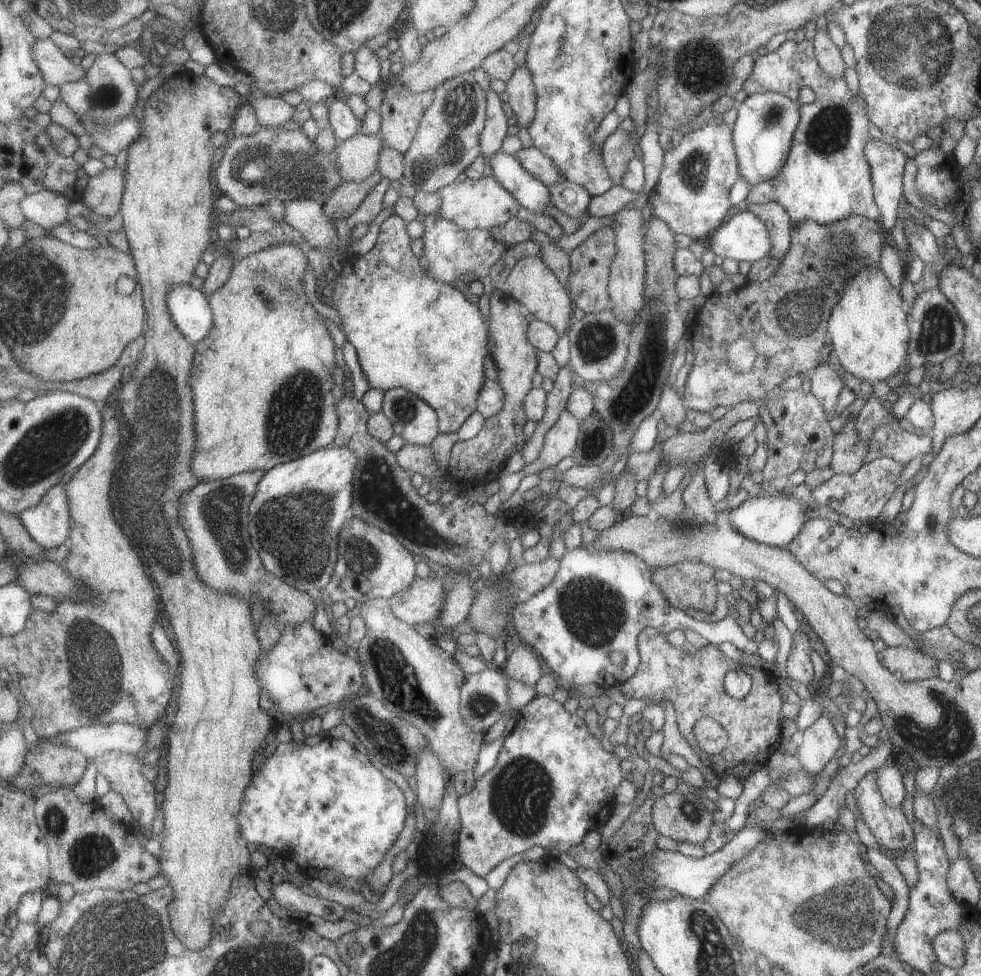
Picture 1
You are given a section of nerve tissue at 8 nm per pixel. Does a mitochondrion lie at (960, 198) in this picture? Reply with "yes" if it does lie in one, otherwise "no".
no

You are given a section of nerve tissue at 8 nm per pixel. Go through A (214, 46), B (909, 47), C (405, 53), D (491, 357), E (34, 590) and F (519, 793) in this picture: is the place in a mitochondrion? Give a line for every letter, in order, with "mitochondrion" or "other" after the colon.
A: other
B: mitochondrion
C: other
D: other
E: other
F: mitochondrion

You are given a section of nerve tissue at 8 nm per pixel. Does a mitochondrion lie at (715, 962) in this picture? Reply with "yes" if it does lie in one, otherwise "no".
yes

